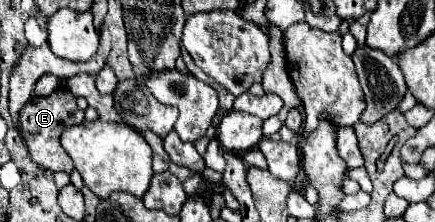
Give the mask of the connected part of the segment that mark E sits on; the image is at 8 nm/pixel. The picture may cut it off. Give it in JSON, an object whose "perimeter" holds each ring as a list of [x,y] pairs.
{"perimeter":[[[61,86],[59,90],[55,90],[49,96],[41,96],[41,98],[31,98],[31,102],[27,102],[27,106],[21,108],[19,112],[19,124],[21,124],[21,138],[29,150],[29,158],[43,170],[47,172],[73,172],[73,162],[69,158],[69,154],[61,148],[59,144],[59,134],[67,128],[67,126],[77,126],[85,120],[83,110],[79,110],[75,96]]]}

